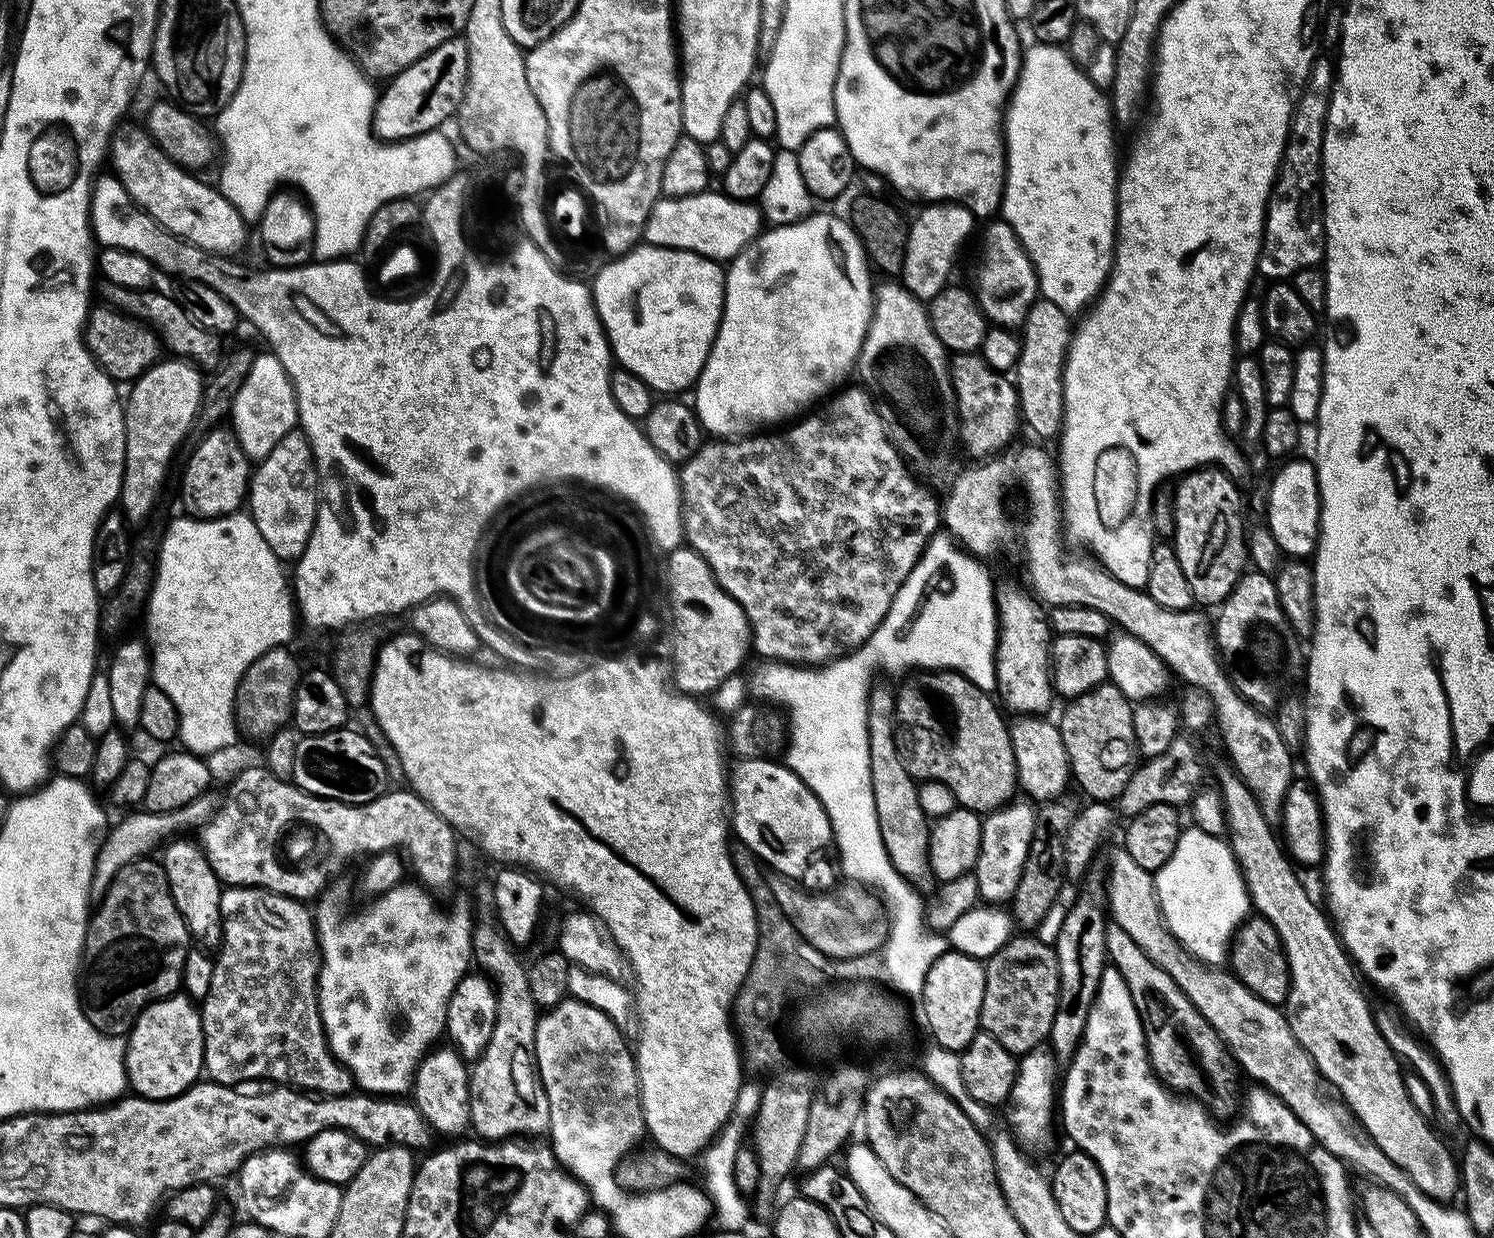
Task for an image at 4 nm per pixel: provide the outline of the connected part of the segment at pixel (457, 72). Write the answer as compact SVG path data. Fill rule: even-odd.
M463 39L447 40L433 52L427 52L421 60L414 62L409 68L402 69L396 76L387 81L388 89L379 93L376 110L372 113L372 131L385 142L411 140L423 132L439 129L448 119L457 115L460 99L464 97L464 87L468 84L468 47Z

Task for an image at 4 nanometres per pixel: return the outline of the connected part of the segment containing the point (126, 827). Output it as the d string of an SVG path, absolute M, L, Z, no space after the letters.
M207 792L195 799L194 803L179 807L178 810L166 812L145 812L137 810L136 813L128 815L117 825L116 823L109 829L95 856L94 874L91 876L91 890L89 901L97 904L105 896L106 890L113 881L114 874L124 865L128 865L133 860L145 857L150 848L157 846L167 838L183 833L182 830L198 830L212 822L220 806L220 799L214 792Z

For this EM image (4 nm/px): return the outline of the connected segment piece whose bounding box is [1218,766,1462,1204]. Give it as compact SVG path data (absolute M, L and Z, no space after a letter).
M1225 766L1220 772L1218 787L1228 823L1226 836L1230 841L1232 854L1236 857L1236 865L1240 867L1240 873L1244 876L1251 907L1274 926L1284 947L1284 956L1288 959L1292 988L1288 992L1286 1015L1294 1038L1312 1057L1321 1077L1327 1083L1329 1081L1336 1086L1342 1094L1345 1100L1343 1103L1350 1112L1352 1110L1351 1115L1358 1118L1363 1126L1361 1129L1372 1143L1376 1144L1395 1165L1402 1168L1428 1197L1433 1197L1441 1203L1451 1203L1451 1199L1459 1195L1462 1186L1457 1159L1455 1156L1453 1158L1445 1144L1428 1126L1427 1117L1422 1116L1412 1104L1405 1088L1401 1061L1378 1030L1373 1005L1368 1005L1368 1000L1360 989L1361 981L1358 979L1354 961L1348 955L1337 929L1330 923L1325 909L1321 905L1320 909L1308 897L1307 890L1300 885L1293 861L1286 855L1277 835L1275 838L1272 834L1273 827L1262 814L1258 802L1252 797L1240 775L1231 767Z

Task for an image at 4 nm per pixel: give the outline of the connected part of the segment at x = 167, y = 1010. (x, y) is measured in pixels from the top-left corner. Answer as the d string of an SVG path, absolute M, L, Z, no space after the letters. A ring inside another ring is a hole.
M173 994L143 1008L126 1037L124 1065L131 1091L148 1100L169 1100L191 1088L201 1079L204 1067L204 1031L200 1025L199 1007L187 995Z

